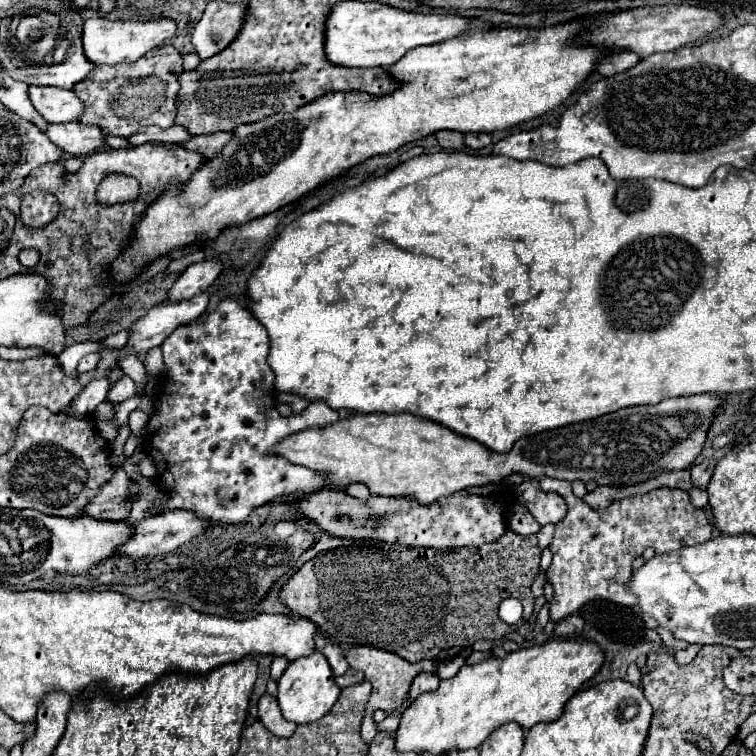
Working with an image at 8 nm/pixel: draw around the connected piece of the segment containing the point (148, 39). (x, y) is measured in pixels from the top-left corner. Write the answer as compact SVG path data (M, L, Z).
M89 18L83 26L83 50L85 56L93 64L119 64L119 62L133 62L147 54L151 48L165 44L177 34L177 22L171 18L161 20L105 20L105 18Z

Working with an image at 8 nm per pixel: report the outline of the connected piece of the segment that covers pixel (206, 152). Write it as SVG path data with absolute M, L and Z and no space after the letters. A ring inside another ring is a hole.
M215 132L215 134L205 134L205 136L193 136L189 142L183 144L187 150L201 152L205 158L213 158L221 152L221 148L231 142L233 132Z

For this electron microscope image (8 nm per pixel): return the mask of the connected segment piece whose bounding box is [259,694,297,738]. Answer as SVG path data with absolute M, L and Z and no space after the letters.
M263 694L259 698L259 720L267 730L271 730L279 738L289 738L297 728L297 724L291 724L281 716L277 698L269 694Z

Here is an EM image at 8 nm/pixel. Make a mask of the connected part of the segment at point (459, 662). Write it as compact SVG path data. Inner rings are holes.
M455 656L451 662L443 662L443 664L439 664L439 668L437 668L437 676L439 676L441 680L453 678L453 676L461 670L461 666L463 666L463 664L465 664L465 658Z

